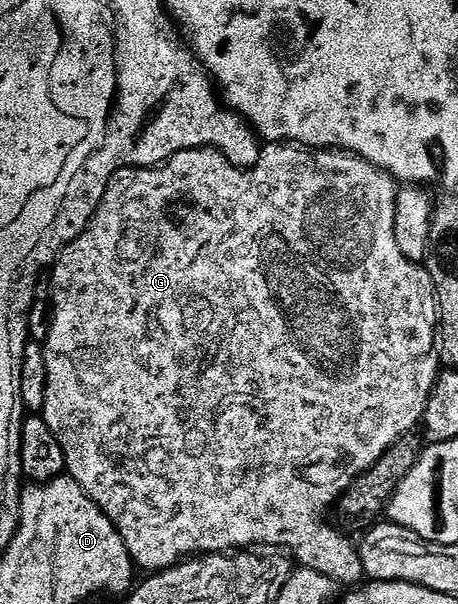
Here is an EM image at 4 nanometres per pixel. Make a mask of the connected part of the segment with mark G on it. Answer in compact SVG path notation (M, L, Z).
M272 142L272 143L269 143L269 144L266 144L266 145L263 145L263 146L262 146L262 155L261 155L261 156L260 156L260 160L259 160L259 161L258 161L258 163L256 163L256 165L255 165L255 166L253 166L253 168L252 168L252 169L251 169L251 170L240 170L240 169L238 169L238 167L236 167L236 166L233 166L233 165L232 165L232 163L230 163L230 161L229 161L229 160L227 160L227 158L226 158L226 157L224 157L224 156L223 156L223 155L222 155L222 154L221 154L221 152L220 152L220 151L218 151L218 150L215 150L215 149L213 149L213 148L203 148L203 149L200 149L200 150L181 150L181 151L180 151L180 152L176 152L176 156L172 156L172 157L171 157L171 158L169 158L169 159L168 159L168 160L167 160L167 161L166 161L166 162L164 162L164 163L162 163L162 165L160 165L160 166L143 166L143 167L141 167L141 168L139 168L139 167L136 167L136 166L128 166L128 167L126 167L126 169L125 169L125 170L117 170L117 171L116 171L116 173L114 173L114 175L113 175L113 176L112 176L112 177L110 177L110 182L109 182L109 183L108 183L108 184L107 184L107 185L106 185L106 191L105 191L105 192L104 192L104 196L103 196L103 197L102 197L102 199L101 199L101 200L100 200L100 204L99 204L99 205L98 205L98 207L97 207L97 208L96 208L96 212L95 212L95 213L94 213L94 215L93 215L93 216L92 216L92 220L91 220L91 221L90 221L90 222L89 222L89 224L88 224L88 225L86 225L86 231L84 231L84 233L82 233L82 234L81 234L81 236L79 236L79 238L77 238L77 239L76 239L76 240L75 240L75 242L70 242L70 243L69 243L69 244L67 244L67 246L64 246L64 247L63 247L63 248L62 248L62 252L61 252L61 254L59 254L59 256L58 256L58 260L57 260L57 262L55 262L55 263L54 263L54 265L53 265L53 267L52 267L52 273L54 273L54 275L52 275L52 276L51 276L51 278L50 278L50 283L48 283L48 289L49 289L49 291L50 291L50 293L51 293L51 295L52 295L52 305L53 305L53 308L54 308L54 315L53 315L53 316L52 316L52 328L51 328L51 329L50 329L50 331L49 331L49 332L48 332L48 336L47 336L47 337L46 337L46 340L45 340L45 343L44 343L44 345L43 345L43 347L42 347L42 351L43 351L43 352L44 352L44 364L45 364L45 365L46 365L46 367L47 367L47 368L48 368L48 384L47 384L47 385L46 385L46 395L45 395L45 396L44 396L44 408L43 408L43 409L42 409L42 410L41 410L41 411L40 411L40 417L42 417L42 419L44 419L44 420L45 420L45 421L46 421L46 423L47 423L47 424L48 424L48 428L52 428L52 432L53 432L53 434L55 434L55 435L56 435L56 440L60 440L60 448L64 448L64 460L65 460L65 461L66 461L66 474L67 474L67 475L69 475L69 477L71 477L71 478L74 478L74 479L75 479L75 480L76 480L76 484L80 484L80 488L84 488L84 492L85 492L85 493L86 493L86 494L87 494L87 496L88 496L88 497L89 497L89 498L90 498L90 499L91 499L91 500L92 500L92 501L94 501L94 502L95 502L95 503L96 503L96 505L98 505L98 507L99 507L99 508L101 508L101 510L103 510L103 512L105 512L105 514L106 514L106 515L107 515L107 516L108 516L108 520L112 520L112 524L113 524L113 525L114 525L114 527L116 527L116 528L117 528L117 529L118 529L118 531L119 531L119 532L120 532L120 536L121 536L121 537L122 537L122 539L123 539L123 540L124 540L124 544L125 544L125 545L126 545L126 547L127 547L127 548L128 548L128 552L129 552L129 553L130 553L130 557L131 557L131 558L133 558L133 559L134 559L134 564L135 564L135 567L138 567L138 568L141 568L141 569L142 569L142 566L143 566L143 568L144 568L144 569L146 569L146 572L157 572L157 571L159 571L159 570L166 570L166 569L167 569L167 568L169 568L169 567L170 567L170 566L176 566L176 565L178 565L178 563L179 563L179 562L181 562L181 561L183 561L183 560L186 560L186 559L189 559L189 558L190 558L190 557L191 557L191 556L198 556L198 555L203 555L203 554L217 554L217 553L219 553L219 552L237 552L237 551L239 551L239 550L241 550L241 549L243 549L243 548L258 548L258 547L261 547L261 545L260 545L260 544L261 544L261 542L263 542L263 544L264 544L264 545L263 545L263 547L266 547L266 548L277 548L277 549L278 549L278 550L279 550L279 551L282 551L282 552L288 552L288 554L289 554L289 557L290 557L290 558L291 558L291 559L293 559L293 561L294 561L294 562L295 562L295 563L297 563L297 565L298 565L298 566L299 566L299 567L302 567L302 568L305 568L305 569L308 569L308 570L315 570L315 571L316 571L316 572L320 572L320 573L321 573L321 574L323 574L323 575L324 575L324 576L328 576L328 577L329 577L329 578L330 578L330 579L332 579L332 580L333 580L333 582L335 582L335 583L336 583L336 584L341 584L341 585L342 585L342 582L343 582L343 584L344 584L344 585L346 585L346 588L354 588L354 587L357 587L357 586L358 586L358 585L359 585L359 583L361 583L361 582L362 582L362 581L363 581L363 578L364 578L364 575L363 575L363 572L362 572L362 556L361 556L361 553L360 553L360 550L359 550L359 547L358 547L358 546L357 546L357 545L355 545L355 543L354 543L354 546L353 546L353 544L352 544L352 543L350 543L350 542L349 542L349 540L348 540L348 539L346 539L346 538L349 538L349 537L347 537L347 535L346 535L346 534L345 534L345 533L343 533L343 531L342 531L342 530L341 530L341 529L339 529L339 527L338 527L338 526L337 526L337 525L334 525L334 524L331 524L331 526L329 526L329 524L328 524L328 523L326 523L326 513L328 513L328 512L329 512L329 510L330 510L330 513L331 513L331 510L332 510L332 507L333 507L333 506L334 506L334 505L335 505L335 503L337 503L337 501L338 501L338 499L339 499L339 498L341 498L341 497L342 497L342 493L344 493L344 492L345 492L345 491L346 491L346 489L348 489L348 488L349 488L349 487L350 487L350 485L351 485L351 484L353 484L353 483L354 483L354 482L355 482L355 481L356 481L356 479L357 479L357 478L358 478L358 477L359 477L359 476L361 476L361 475L362 475L362 473L364 473L364 472L365 472L365 471L366 471L366 470L370 470L370 469L371 469L371 468L372 468L372 464L376 464L376 460L380 460L380 456L384 456L384 452L385 452L385 451L386 451L386 450L387 450L387 448L388 448L388 447L390 447L390 446L391 446L391 444L393 444L393 443L394 443L394 442L395 442L395 441L396 441L396 440L400 440L400 439L401 439L401 438L403 438L403 437L404 437L404 436L405 436L405 434L408 434L408 433L411 433L411 431L413 431L413 430L414 430L414 429L415 429L415 427L417 427L417 426L418 426L418 425L419 425L419 423L421 423L421 421L422 421L422 417L423 417L423 416L424 416L424 412L425 412L425 411L426 411L426 404L427 404L427 402L428 402L428 396L429 396L429 395L430 395L430 392L431 392L431 390L432 390L432 388L433 388L433 387L434 387L434 382L435 382L435 380L437 380L437 378L438 378L438 376L439 376L439 373L440 373L440 363L439 363L439 360L438 360L438 356L437 356L437 353L436 353L436 331L437 331L437 328L438 328L438 299L437 299L437 297L436 297L436 295L435 295L435 293L434 293L434 281L433 281L433 280L432 280L432 276L431 276L431 275L430 275L430 273L429 273L429 272L427 272L427 270L426 270L426 267L425 267L425 265L422 265L422 264L419 264L419 263L416 263L416 262L413 262L413 261L412 261L412 260L408 260L408 256L404 256L404 252L400 252L400 247L398 247L398 245L397 245L397 244L396 244L396 228L395 228L395 227L394 227L394 224L395 224L395 222L396 222L396 196L397 196L397 194L398 194L398 193L397 193L397 191L396 191L396 182L395 182L395 179L393 179L393 178L391 178L391 177L390 177L390 175L389 175L389 174L387 174L387 173L386 173L386 171L385 171L385 170L381 170L381 169L380 169L380 167L378 167L378 166L374 166L374 165L372 165L372 164L371 164L371 162L366 162L366 161L364 161L364 160L363 160L363 158L360 158L360 157L358 157L358 155L357 155L357 154L351 154L351 153L349 153L349 152L343 152L343 151L342 151L342 150L341 150L341 149L338 149L338 148L311 148L311 147L308 147L308 146L300 146L300 145L298 145L298 143L297 143L297 142Z

